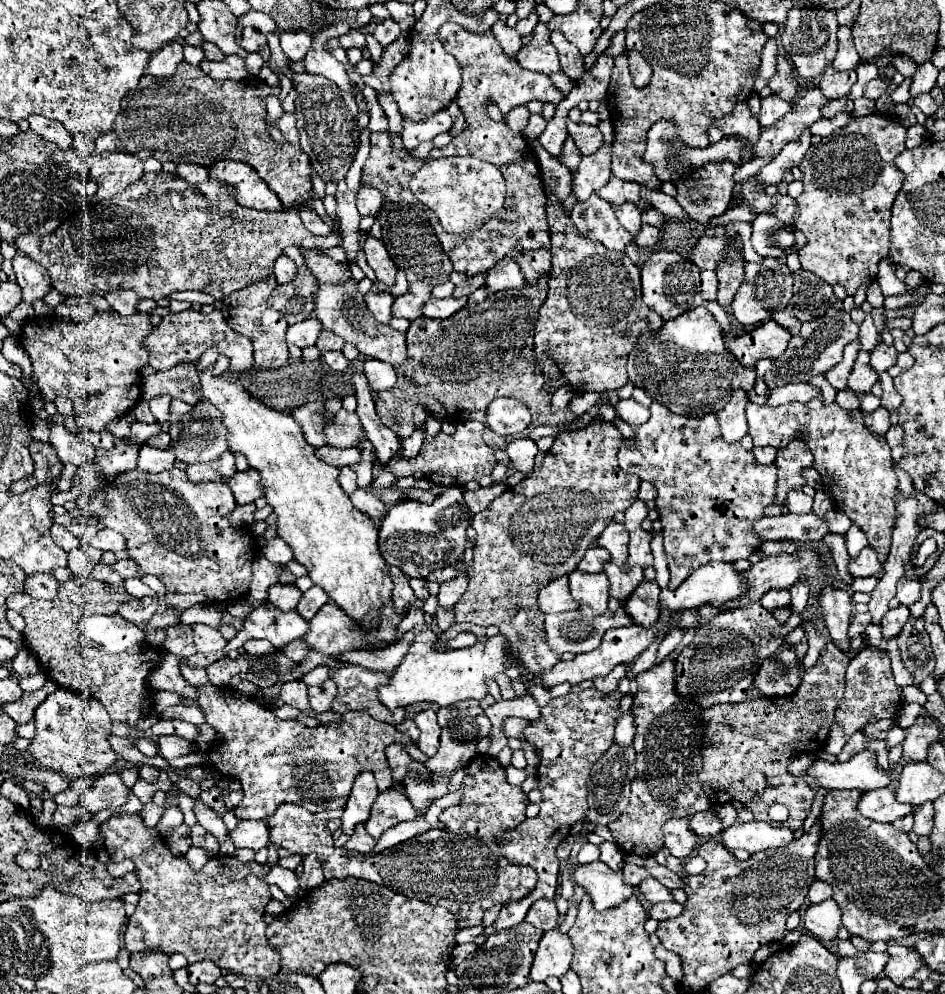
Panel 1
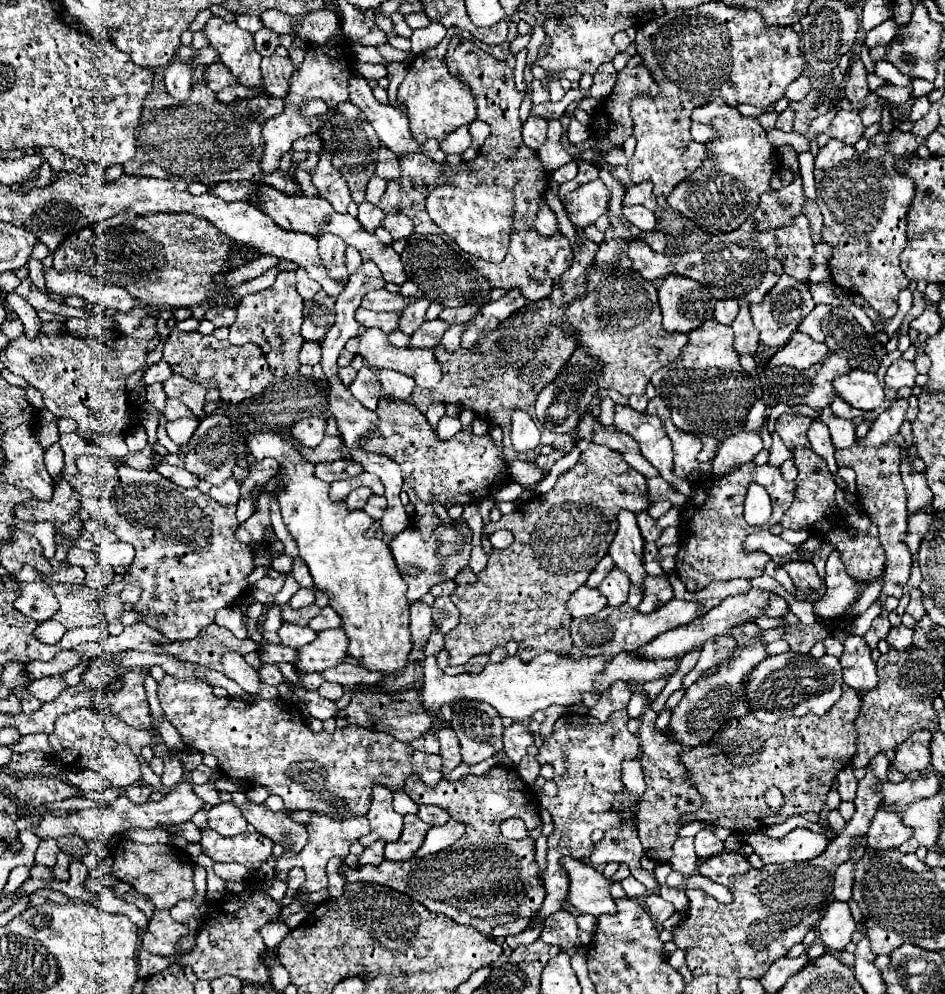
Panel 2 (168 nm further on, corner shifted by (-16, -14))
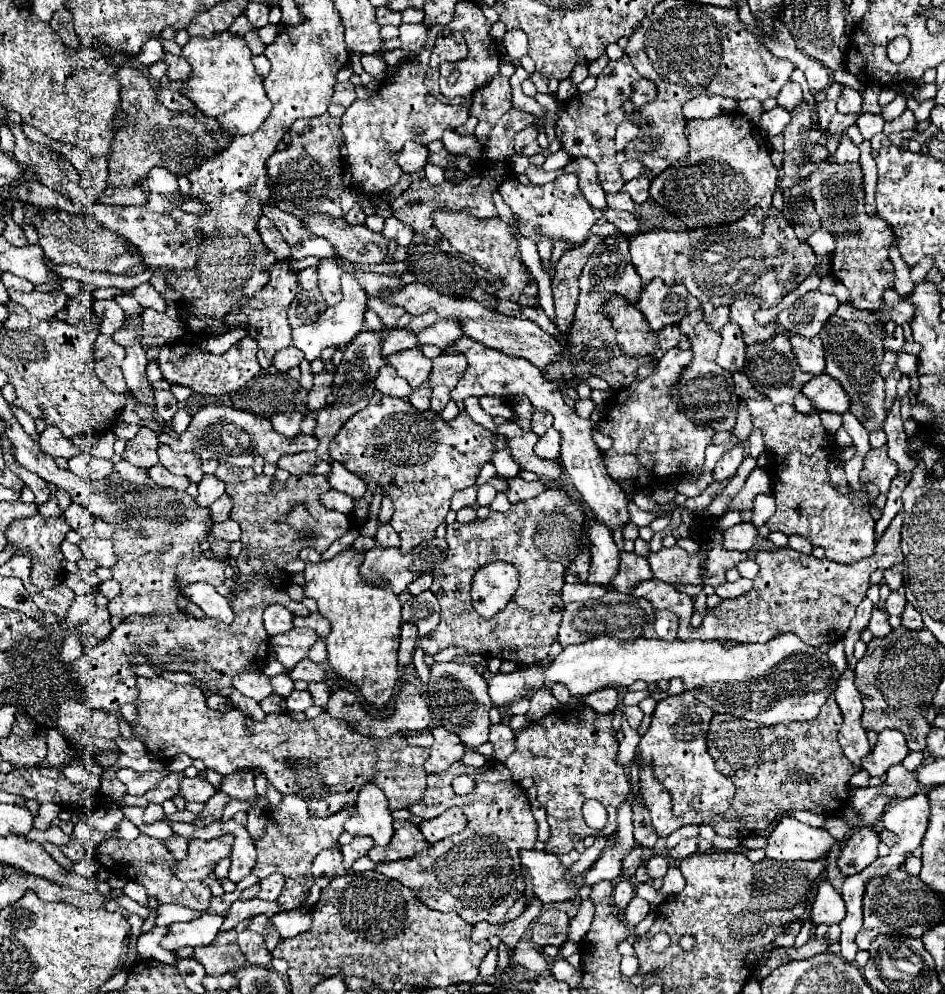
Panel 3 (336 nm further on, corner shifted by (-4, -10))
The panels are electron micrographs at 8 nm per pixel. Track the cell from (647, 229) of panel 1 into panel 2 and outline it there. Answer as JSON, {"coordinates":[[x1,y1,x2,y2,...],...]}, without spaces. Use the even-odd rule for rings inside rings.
{"coordinates":[[648,231,648,233,642,233,640,237,652,247,652,251,664,253,664,249,666,249,666,235,664,233,660,233,660,231]]}

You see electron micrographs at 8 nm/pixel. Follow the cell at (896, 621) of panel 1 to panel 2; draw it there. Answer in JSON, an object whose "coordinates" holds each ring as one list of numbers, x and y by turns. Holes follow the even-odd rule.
{"coordinates":[[900,625,900,627,892,627,886,641,890,643,890,647,894,647,898,651,906,651,908,647,912,647,912,635,914,635,914,629]]}

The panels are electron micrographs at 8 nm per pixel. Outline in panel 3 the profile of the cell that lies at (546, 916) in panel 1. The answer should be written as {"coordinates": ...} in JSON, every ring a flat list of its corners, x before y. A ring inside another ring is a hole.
{"coordinates":[[548,907,532,923,532,941,538,947,564,945,566,935,568,935,568,923,570,919,564,911]]}

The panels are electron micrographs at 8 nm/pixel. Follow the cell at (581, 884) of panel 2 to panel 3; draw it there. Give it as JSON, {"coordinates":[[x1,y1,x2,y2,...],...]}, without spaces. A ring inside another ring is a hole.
{"coordinates":[[520,851,520,861,532,877,534,895,544,903,572,901,578,897,578,883,564,881,564,867,558,857,546,851]]}

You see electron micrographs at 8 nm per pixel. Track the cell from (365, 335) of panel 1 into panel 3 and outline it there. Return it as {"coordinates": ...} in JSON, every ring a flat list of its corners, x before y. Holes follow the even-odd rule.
{"coordinates":[[420,349,400,351,394,357,388,357,386,361,392,367,396,367,398,375,408,379,408,383,412,387,420,387,428,379,428,375,432,371,432,359,424,357,424,353]]}

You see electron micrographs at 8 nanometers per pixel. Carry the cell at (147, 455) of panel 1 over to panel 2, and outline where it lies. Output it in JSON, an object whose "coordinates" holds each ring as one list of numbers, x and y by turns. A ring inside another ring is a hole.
{"coordinates":[[158,463,156,465,156,471,162,477,170,479,172,483,176,483,180,487,198,487,198,481,200,481,194,473,186,471,184,467,174,467,174,465,168,465,168,463]]}

